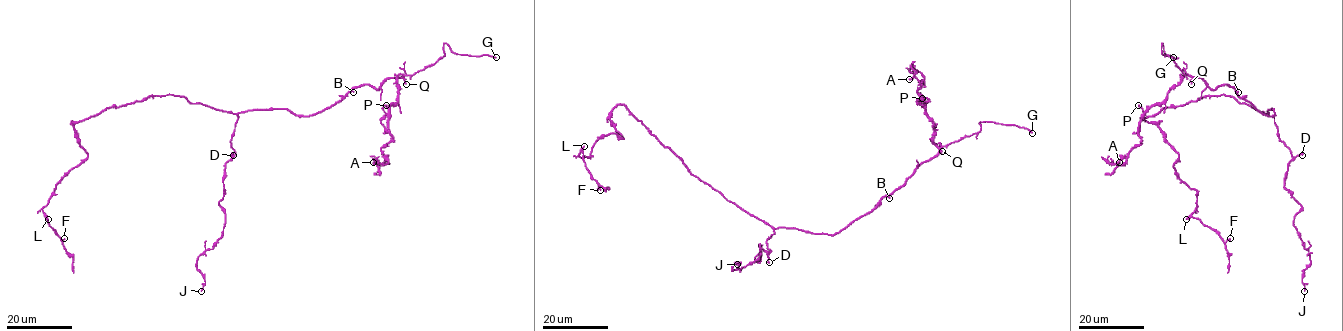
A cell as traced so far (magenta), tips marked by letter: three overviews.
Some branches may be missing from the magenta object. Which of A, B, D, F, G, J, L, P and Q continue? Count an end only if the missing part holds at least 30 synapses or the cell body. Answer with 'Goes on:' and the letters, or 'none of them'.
Goes on: G

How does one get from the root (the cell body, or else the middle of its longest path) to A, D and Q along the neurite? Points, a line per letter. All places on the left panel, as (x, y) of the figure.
A: (212, 107), (312, 116), (354, 88), (377, 89), (402, 75), (384, 164), (373, 162)
D: (212, 107), (238, 116), (230, 140), (235, 152), (233, 155)
Q: (212, 107), (312, 116), (354, 88), (377, 89), (389, 78), (406, 84)

